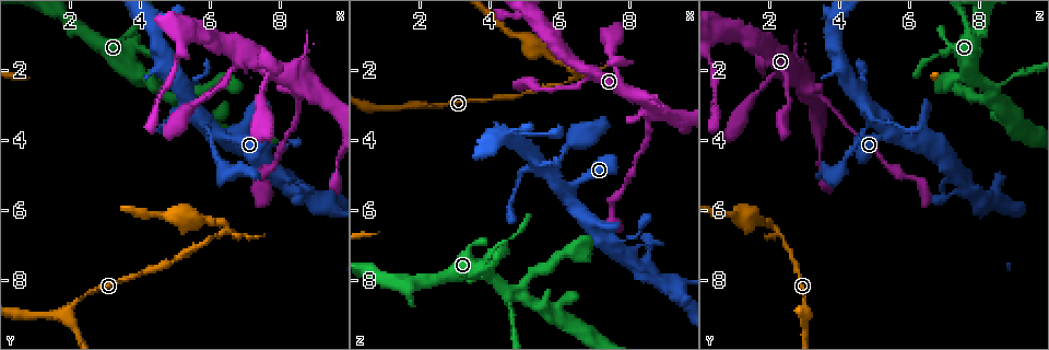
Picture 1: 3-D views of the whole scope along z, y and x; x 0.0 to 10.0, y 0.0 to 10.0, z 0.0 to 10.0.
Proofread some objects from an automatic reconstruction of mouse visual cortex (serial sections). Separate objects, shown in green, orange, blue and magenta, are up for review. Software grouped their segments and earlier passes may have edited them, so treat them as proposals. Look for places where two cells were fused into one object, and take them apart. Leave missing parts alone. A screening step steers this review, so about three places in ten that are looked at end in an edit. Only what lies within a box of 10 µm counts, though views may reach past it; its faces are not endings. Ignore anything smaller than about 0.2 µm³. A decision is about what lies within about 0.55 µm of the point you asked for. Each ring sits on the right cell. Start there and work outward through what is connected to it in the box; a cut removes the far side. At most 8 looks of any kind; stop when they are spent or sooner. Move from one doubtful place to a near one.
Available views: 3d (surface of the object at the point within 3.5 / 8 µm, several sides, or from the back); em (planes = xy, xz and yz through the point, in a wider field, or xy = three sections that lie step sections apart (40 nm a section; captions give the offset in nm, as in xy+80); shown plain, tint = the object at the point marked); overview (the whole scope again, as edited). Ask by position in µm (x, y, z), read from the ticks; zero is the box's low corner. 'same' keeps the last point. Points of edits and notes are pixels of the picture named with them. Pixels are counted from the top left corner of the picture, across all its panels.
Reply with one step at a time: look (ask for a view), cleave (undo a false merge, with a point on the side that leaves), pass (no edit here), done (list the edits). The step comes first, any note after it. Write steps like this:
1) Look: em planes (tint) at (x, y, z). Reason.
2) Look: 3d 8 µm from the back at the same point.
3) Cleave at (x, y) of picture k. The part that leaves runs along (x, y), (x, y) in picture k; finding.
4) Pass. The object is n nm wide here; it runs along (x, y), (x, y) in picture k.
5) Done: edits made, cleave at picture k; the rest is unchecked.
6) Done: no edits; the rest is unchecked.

Look: 3d 8 µm at (6.25, 6.75, 2.40). Sudden change in width.

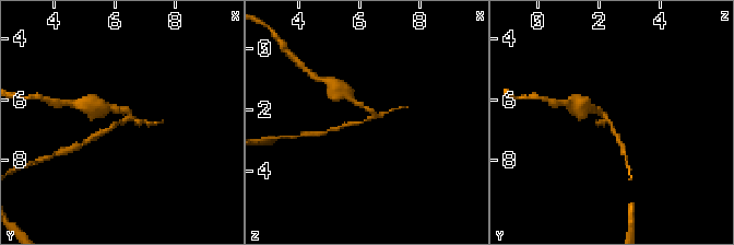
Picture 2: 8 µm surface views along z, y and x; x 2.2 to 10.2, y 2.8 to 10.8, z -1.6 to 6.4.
Look: 3d 3.5 µm at the same point.

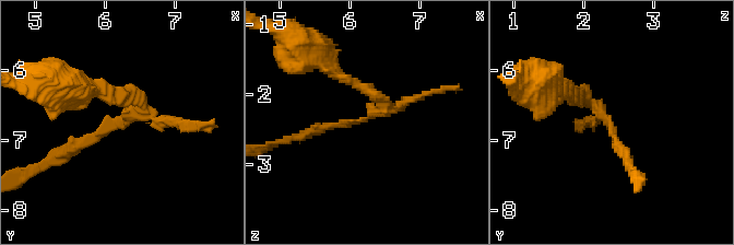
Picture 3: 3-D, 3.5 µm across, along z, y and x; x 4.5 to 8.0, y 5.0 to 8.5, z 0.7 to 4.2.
Look: em xy step 1 (tint) at (6.25, 6.80, 2.40). Need the tissue.

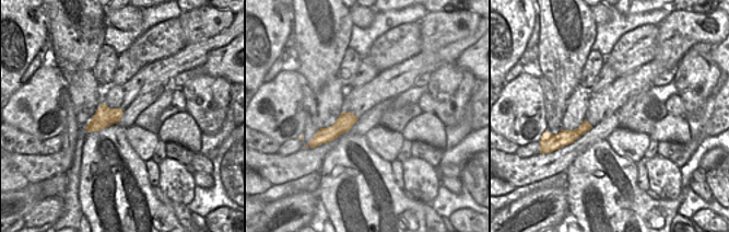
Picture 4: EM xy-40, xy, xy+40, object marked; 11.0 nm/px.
Cleave at (108, 95) of picture 3. The part that leaves runs along (140, 102), (130, 91), (56, 81) in picture 3; two cells meet here.

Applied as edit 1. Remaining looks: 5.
Look: 3d 8 µm at (8.60, 2.60, 3.15). Three arms meet.

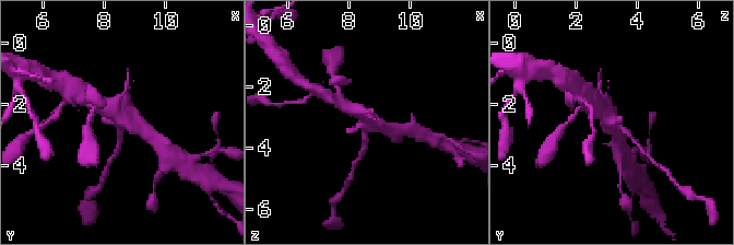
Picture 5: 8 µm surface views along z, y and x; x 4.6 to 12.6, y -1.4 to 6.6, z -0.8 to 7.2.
Look: 3d 3.5 µm at the same point.

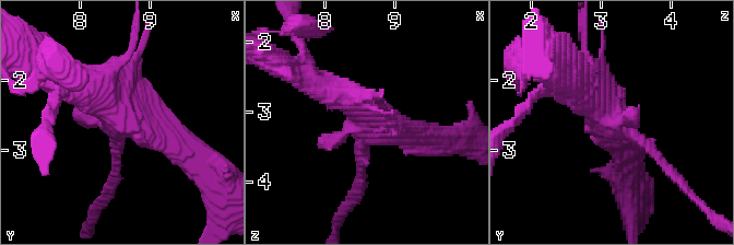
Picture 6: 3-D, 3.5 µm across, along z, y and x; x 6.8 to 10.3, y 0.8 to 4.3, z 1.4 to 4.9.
Look: em xy step 3 (tint) at (8.60, 2.60, 3.10).

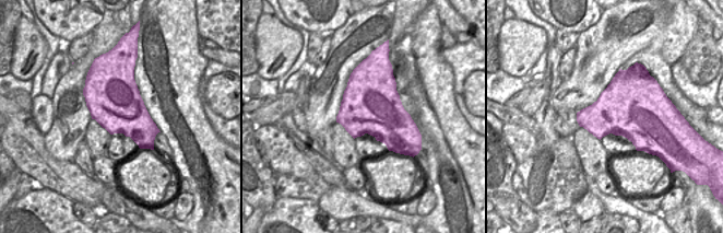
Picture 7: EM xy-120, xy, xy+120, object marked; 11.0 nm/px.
Pass. It runs along (72, 80), (184, 147) in picture 6; one cell here.

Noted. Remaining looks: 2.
Done: edits made, cleave at picture 3; the rest is unchecked.

